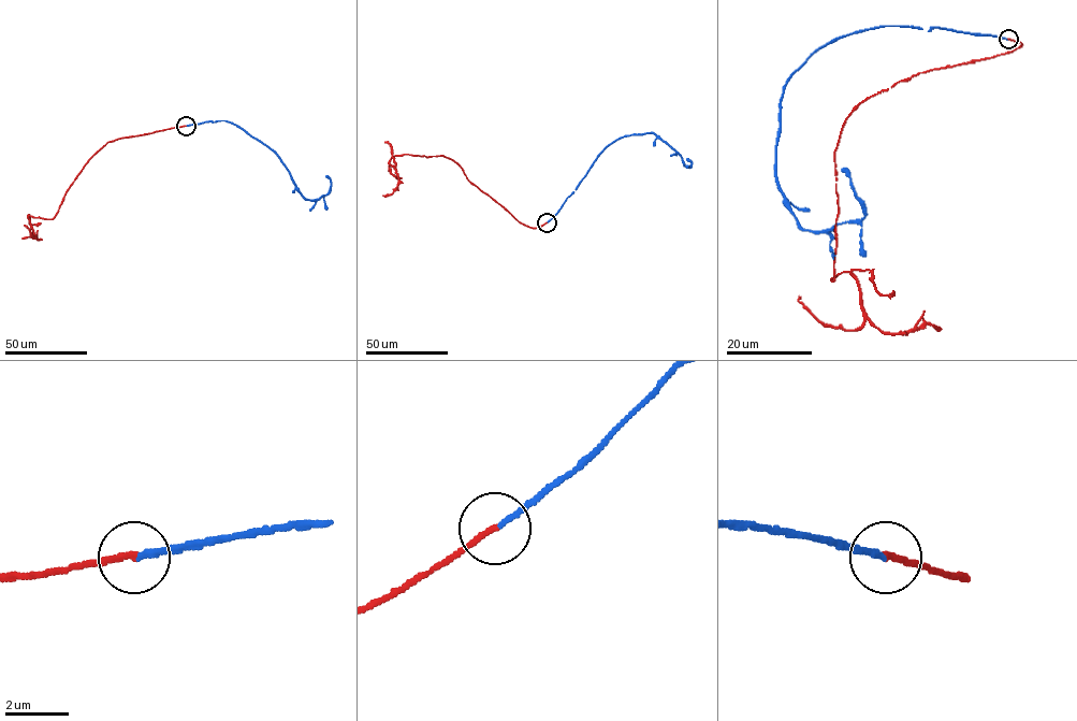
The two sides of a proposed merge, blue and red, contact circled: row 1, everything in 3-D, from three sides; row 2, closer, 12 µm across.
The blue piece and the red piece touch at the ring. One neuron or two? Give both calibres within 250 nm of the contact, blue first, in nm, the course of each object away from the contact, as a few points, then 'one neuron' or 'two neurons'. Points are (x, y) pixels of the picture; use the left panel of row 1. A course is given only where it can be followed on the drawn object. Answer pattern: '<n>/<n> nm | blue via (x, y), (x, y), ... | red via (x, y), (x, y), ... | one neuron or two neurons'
150/190 nm | blue via (186, 126), (224, 120), (242, 128), (272, 149), (306, 199), (317, 200), (328, 193), (331, 181), (325, 176) | red via (186, 126), (108, 142), (89, 160), (52, 219), (29, 216), (38, 239), (32, 235), (22, 239) | one neuron

